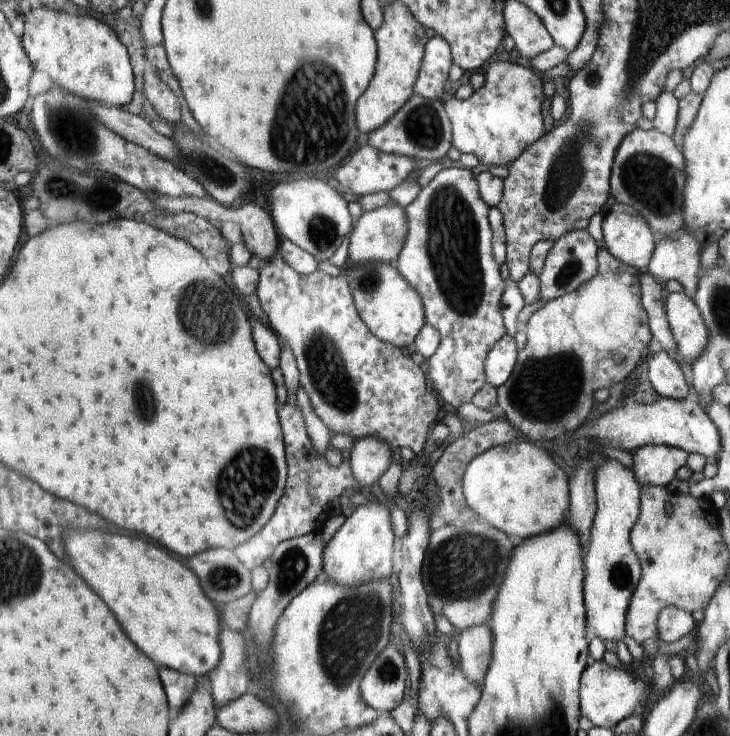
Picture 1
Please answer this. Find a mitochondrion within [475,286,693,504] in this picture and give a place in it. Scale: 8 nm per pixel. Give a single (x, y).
(547, 387)

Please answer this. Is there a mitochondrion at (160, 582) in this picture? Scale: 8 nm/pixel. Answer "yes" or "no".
no

